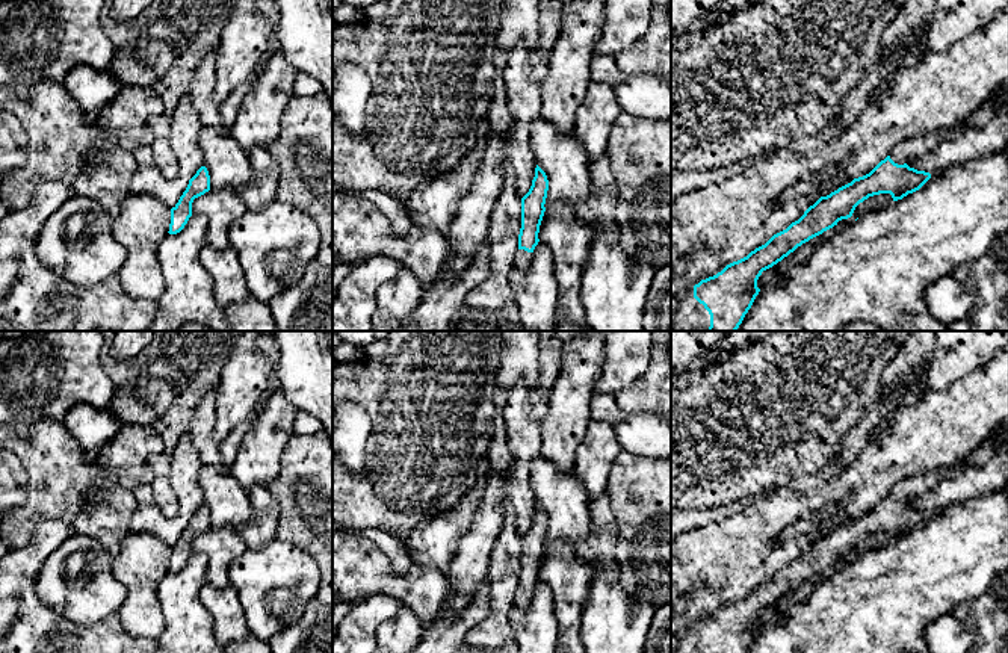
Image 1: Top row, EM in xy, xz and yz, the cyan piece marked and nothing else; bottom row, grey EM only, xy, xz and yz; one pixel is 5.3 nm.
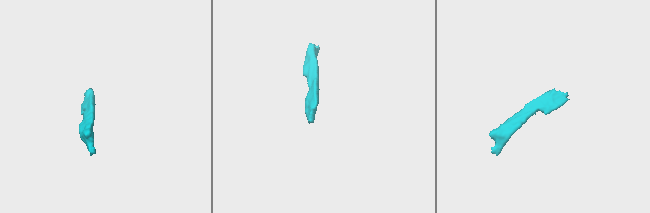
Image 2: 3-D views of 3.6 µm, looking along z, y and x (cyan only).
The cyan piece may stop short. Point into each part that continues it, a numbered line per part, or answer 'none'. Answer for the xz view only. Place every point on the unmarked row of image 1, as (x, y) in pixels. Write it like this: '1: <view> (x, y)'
1: xz (522, 597)

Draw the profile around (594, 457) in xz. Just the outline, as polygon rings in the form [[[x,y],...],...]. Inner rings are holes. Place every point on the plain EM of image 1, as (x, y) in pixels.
[[[591,419],[586,434],[576,449],[573,466],[591,500],[606,493],[609,472],[621,450],[614,425]]]

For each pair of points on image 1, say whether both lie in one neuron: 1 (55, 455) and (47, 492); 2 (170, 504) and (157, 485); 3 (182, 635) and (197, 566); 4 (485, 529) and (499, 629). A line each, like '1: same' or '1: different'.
1: same
2: same
3: same
4: different

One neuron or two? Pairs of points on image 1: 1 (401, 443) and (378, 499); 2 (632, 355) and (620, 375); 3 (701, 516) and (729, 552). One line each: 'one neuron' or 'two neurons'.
1: one neuron
2: one neuron
3: two neurons

